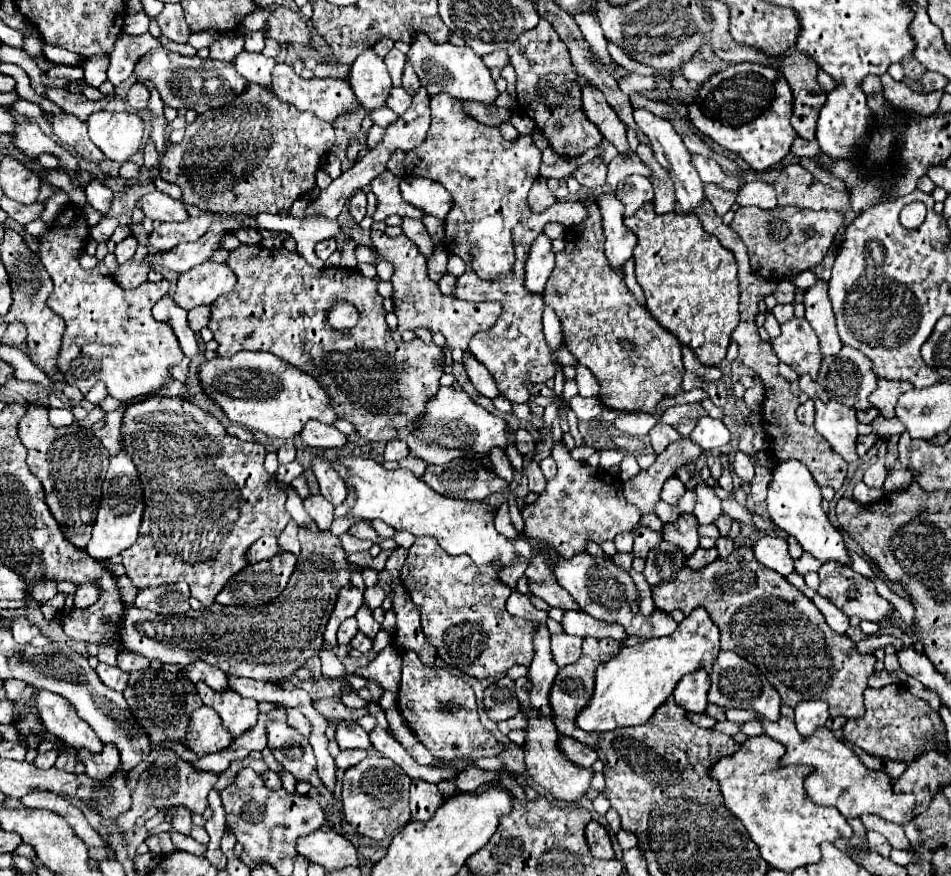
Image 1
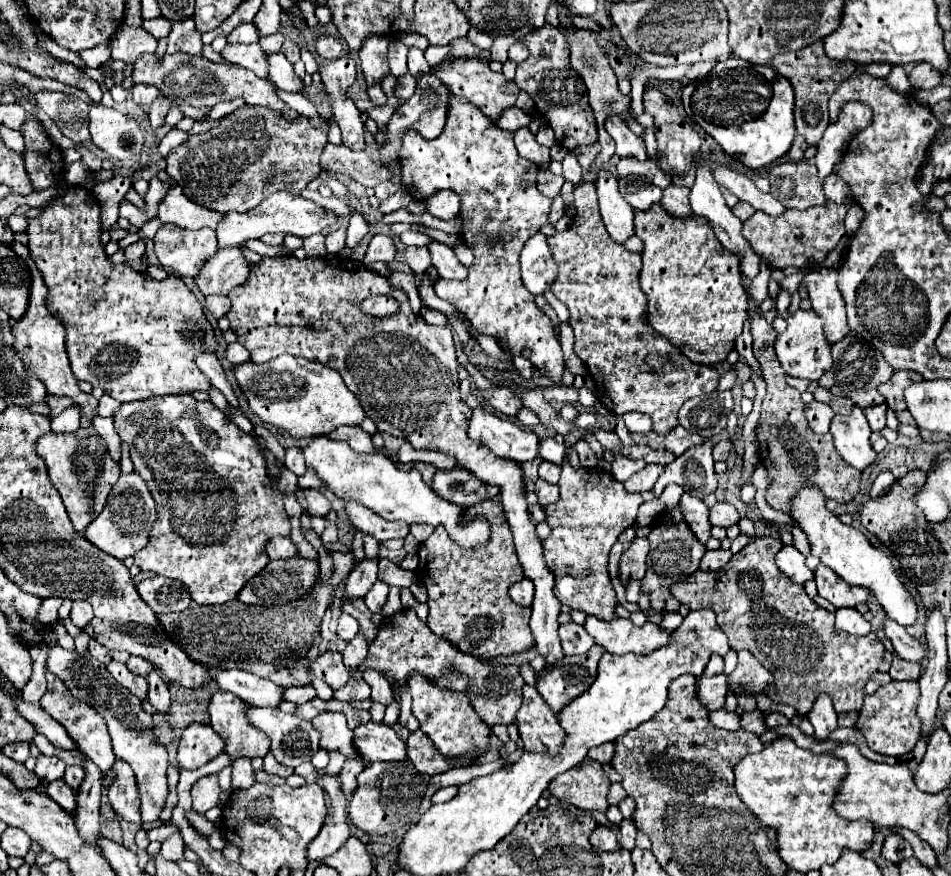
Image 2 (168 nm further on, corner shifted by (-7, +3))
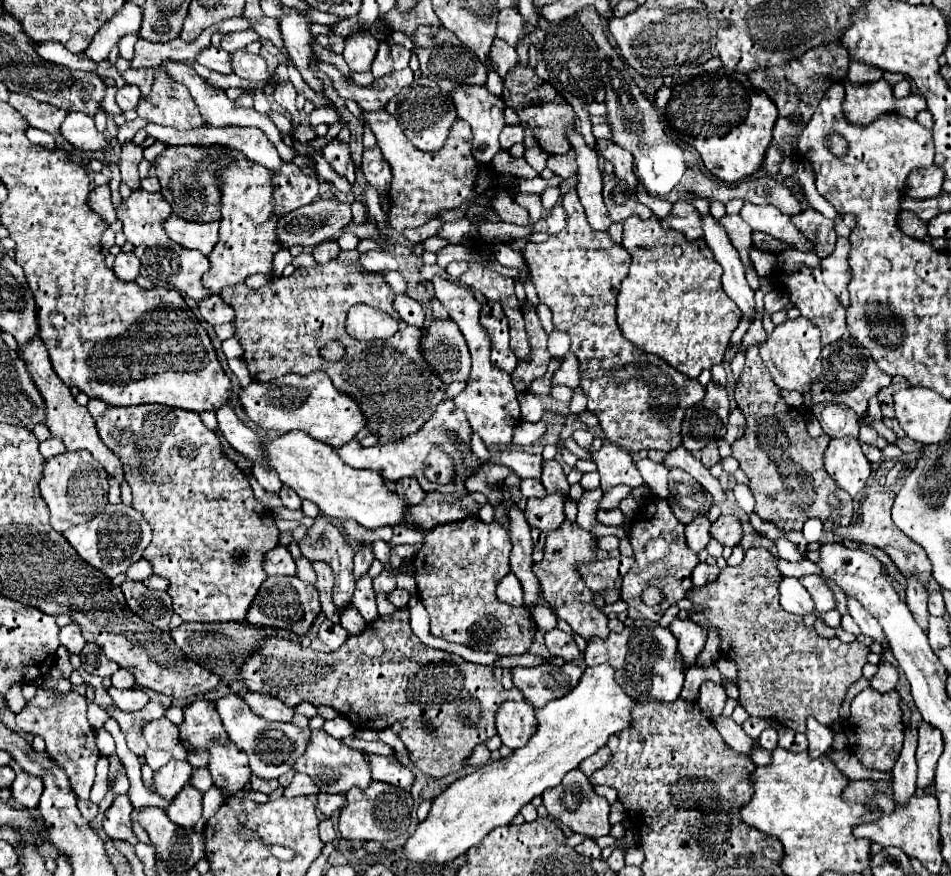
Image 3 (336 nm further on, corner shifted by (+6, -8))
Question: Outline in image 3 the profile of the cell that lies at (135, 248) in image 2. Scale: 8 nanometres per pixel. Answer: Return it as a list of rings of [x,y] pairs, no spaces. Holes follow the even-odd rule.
[[[121,252],[121,254],[115,258],[113,272],[117,274],[117,278],[123,278],[123,280],[127,280],[127,282],[135,280],[137,274],[139,274],[139,258],[135,258],[133,252]]]

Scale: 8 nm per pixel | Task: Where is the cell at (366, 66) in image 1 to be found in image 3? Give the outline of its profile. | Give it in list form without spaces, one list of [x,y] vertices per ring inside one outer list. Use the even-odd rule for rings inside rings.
[[[355,32],[345,38],[343,58],[353,72],[371,70],[371,62],[375,60],[379,48],[379,40],[369,32]]]

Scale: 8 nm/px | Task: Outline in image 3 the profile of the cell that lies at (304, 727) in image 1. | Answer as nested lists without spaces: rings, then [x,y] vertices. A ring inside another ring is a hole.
[[[313,730],[311,732],[311,740],[307,744],[307,750],[297,760],[293,770],[295,772],[305,772],[307,776],[311,776],[311,780],[315,784],[319,784],[321,792],[333,792],[333,794],[335,792],[347,792],[353,786],[365,790],[371,782],[371,772],[369,772],[369,766],[363,760],[363,752],[355,750],[355,748],[349,748],[341,740],[329,736],[325,730]]]

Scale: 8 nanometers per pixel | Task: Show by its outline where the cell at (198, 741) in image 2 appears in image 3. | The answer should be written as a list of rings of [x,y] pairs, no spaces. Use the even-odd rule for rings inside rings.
[[[171,758],[153,776],[153,784],[157,788],[157,794],[161,794],[165,798],[175,798],[179,794],[179,790],[183,788],[183,784],[191,778],[193,770],[195,768],[187,760],[175,760],[175,758]]]

